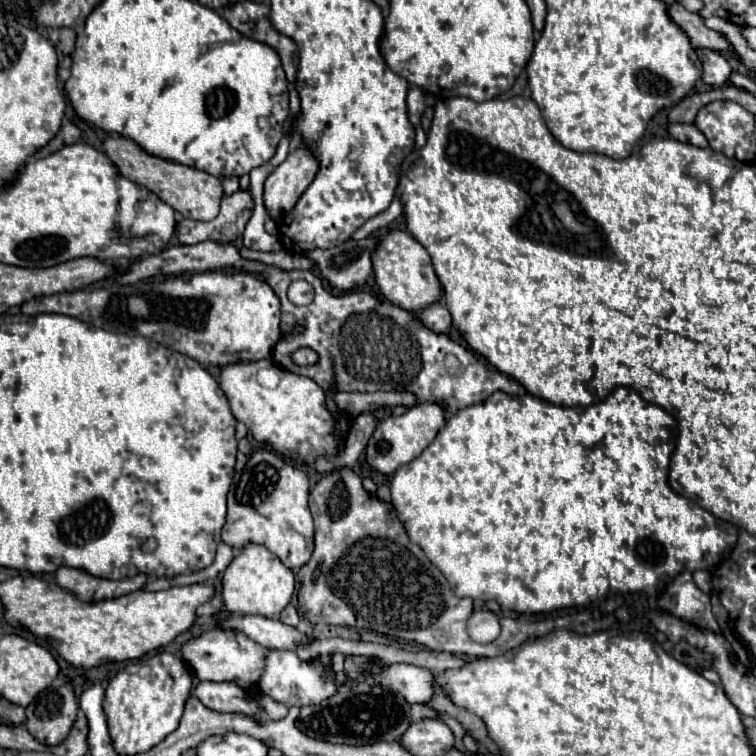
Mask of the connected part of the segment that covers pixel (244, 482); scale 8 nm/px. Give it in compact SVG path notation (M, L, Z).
M257 450L247 460L241 478L237 484L233 484L229 498L227 498L227 522L223 526L223 542L235 550L245 548L249 542L261 544L273 554L279 556L279 560L291 568L297 570L311 558L313 552L313 520L307 506L309 496L309 478L299 468L287 464L279 454L271 450Z

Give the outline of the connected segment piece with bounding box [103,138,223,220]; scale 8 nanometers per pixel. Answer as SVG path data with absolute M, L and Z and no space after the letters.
M107 138L103 142L103 150L111 158L111 162L119 168L121 176L155 192L159 198L163 198L163 202L167 202L183 218L213 220L219 214L219 204L223 198L223 180L219 176L207 174L203 170L185 166L179 162L159 158L159 156L151 156L129 138Z

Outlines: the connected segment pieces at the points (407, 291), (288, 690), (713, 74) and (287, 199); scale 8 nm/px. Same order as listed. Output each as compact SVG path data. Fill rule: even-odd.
M401 230L387 232L387 236L381 238L379 248L375 250L373 264L375 264L375 280L381 294L389 302L407 312L425 310L443 298L443 286L435 274L427 250L407 232Z
M271 650L267 656L267 668L263 678L259 680L259 688L263 694L269 694L273 700L291 706L307 706L307 704L319 704L321 700L333 696L337 692L335 678L325 676L323 666L315 660L303 662L297 658L293 650Z
M697 50L699 60L703 62L703 82L709 86L723 86L729 82L729 76L733 72L727 58L723 58L719 52L711 50Z
M299 146L293 150L265 180L263 202L267 212L289 212L313 182L317 168L317 160L309 148Z

